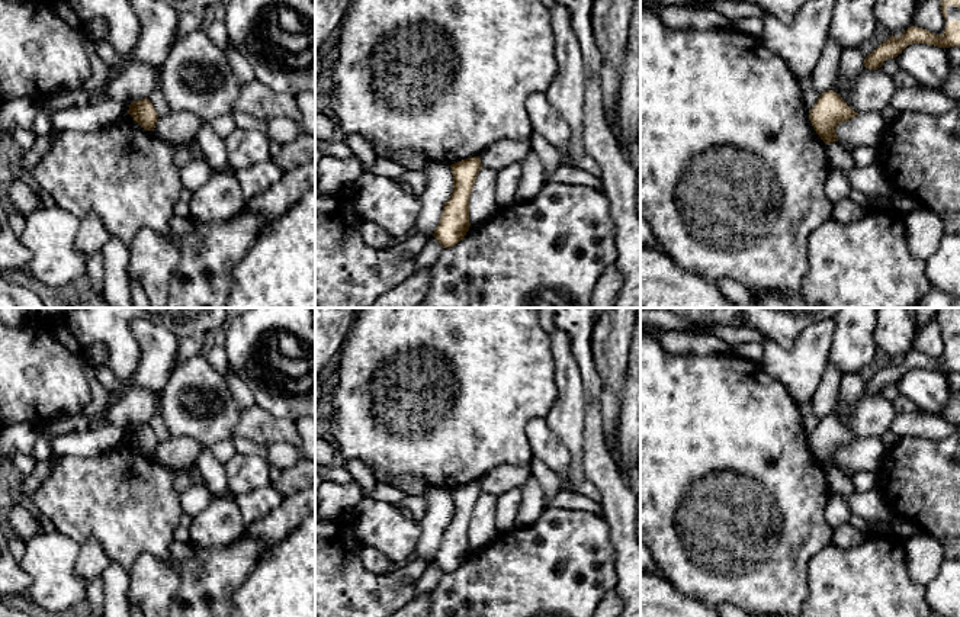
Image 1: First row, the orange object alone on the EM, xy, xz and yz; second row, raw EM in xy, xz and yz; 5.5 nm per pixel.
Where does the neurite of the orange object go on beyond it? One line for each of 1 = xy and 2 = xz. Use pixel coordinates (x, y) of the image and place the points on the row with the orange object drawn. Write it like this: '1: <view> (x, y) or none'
1: none
2: none

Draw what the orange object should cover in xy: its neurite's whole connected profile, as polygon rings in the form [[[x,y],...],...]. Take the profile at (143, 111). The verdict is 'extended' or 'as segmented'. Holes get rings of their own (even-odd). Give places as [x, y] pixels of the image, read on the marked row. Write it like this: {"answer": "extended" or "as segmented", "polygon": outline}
{"answer": "as segmented", "polygon": [[[148,97],[131,103],[128,113],[145,131],[154,131],[158,115]]]}

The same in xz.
{"answer": "as segmented", "polygon": [[[471,157],[450,166],[453,190],[433,234],[443,248],[456,245],[469,231],[469,197],[481,167],[479,157]]]}

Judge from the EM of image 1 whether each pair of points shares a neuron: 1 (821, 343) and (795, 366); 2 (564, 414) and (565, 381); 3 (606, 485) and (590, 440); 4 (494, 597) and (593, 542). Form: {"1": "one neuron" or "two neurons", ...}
{"1": "one neuron", "2": "one neuron", "3": "one neuron", "4": "one neuron"}

